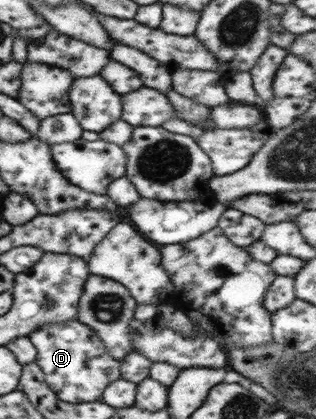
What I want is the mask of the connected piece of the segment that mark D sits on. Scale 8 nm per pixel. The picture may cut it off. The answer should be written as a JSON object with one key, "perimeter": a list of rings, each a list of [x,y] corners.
{"perimeter":[[[79,320],[41,325],[28,339],[37,348],[36,362],[44,373],[45,381],[61,401],[99,402],[105,387],[121,379],[121,360],[113,358],[93,328]]]}

